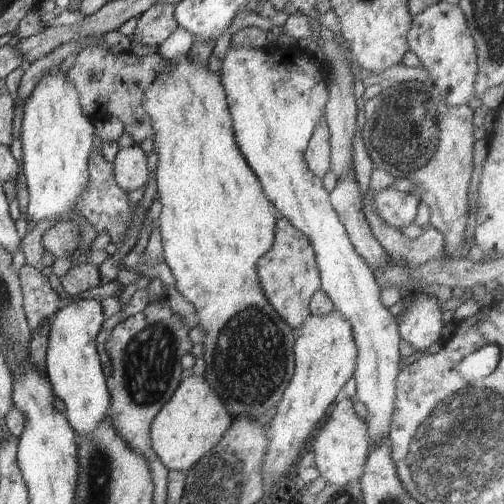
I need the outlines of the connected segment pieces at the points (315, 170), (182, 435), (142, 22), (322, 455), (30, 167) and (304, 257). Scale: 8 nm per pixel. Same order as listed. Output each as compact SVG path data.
M325 116L316 123L303 157L312 174L320 180L331 170L330 133Z
M191 375L180 381L171 399L154 417L150 431L152 448L169 471L188 472L224 436L233 419L206 379Z
M159 3L144 11L138 18L135 33L129 40L134 40L142 46L158 48L178 28L174 7L171 3Z
M345 398L336 403L330 418L316 430L312 442L315 465L327 484L344 486L348 482L359 481L371 442L367 423L356 414L352 399Z
M59 66L47 70L33 86L33 91L23 102L23 119L21 122L22 138L22 172L26 177L28 189L28 210L26 210L27 223L39 220L54 220L66 218L70 209L75 209L75 204L80 200L81 194L87 190L89 181L90 153L94 146L95 128L81 109L79 94L72 81L67 77L67 72L60 71Z
M284 217L277 218L274 240L270 250L258 259L256 272L260 286L273 309L296 330L310 316L309 304L312 295L321 289L315 250L310 241Z

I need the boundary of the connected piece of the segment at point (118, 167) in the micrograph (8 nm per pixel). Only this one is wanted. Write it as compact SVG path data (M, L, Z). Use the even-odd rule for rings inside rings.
M136 143L118 151L112 168L118 186L135 196L149 180L146 153Z

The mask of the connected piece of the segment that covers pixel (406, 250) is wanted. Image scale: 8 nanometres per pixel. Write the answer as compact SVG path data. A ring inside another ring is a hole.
M370 190L362 200L363 213L371 228L371 233L384 247L392 261L421 265L427 260L443 256L445 240L437 228L429 225L422 235L409 239L404 237L398 229L392 228L377 213Z

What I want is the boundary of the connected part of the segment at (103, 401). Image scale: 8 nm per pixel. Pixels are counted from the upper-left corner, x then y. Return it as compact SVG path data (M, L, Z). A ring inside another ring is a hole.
M78 299L78 302L65 303L63 308L56 311L49 325L45 374L55 396L64 402L64 416L76 434L80 435L91 433L99 422L107 420L110 410L107 378L96 351L96 338L104 321L100 301Z

